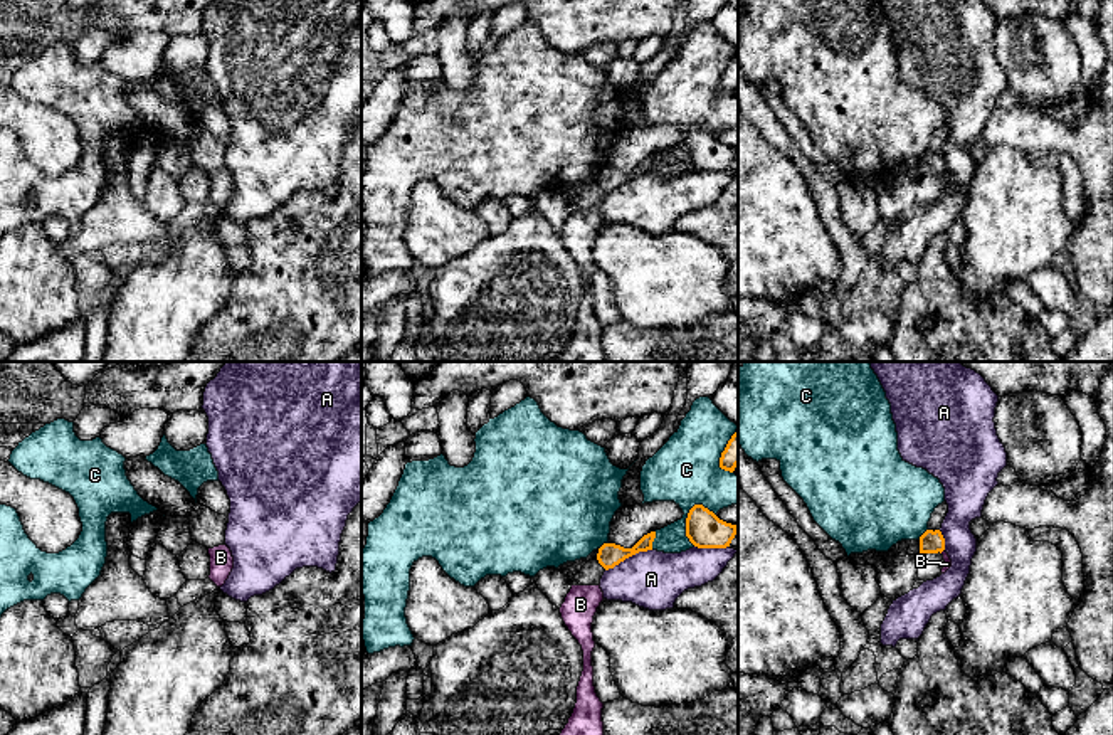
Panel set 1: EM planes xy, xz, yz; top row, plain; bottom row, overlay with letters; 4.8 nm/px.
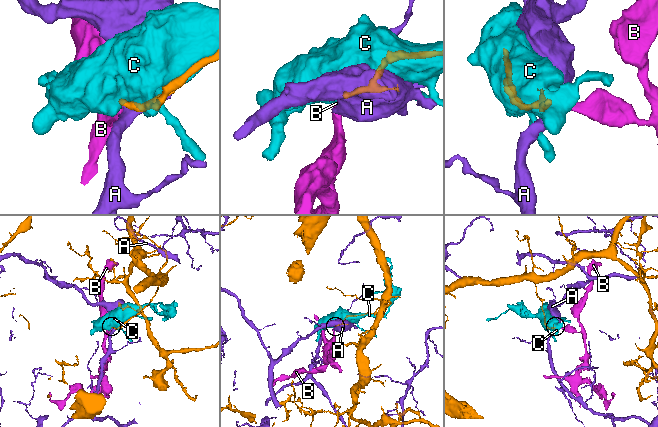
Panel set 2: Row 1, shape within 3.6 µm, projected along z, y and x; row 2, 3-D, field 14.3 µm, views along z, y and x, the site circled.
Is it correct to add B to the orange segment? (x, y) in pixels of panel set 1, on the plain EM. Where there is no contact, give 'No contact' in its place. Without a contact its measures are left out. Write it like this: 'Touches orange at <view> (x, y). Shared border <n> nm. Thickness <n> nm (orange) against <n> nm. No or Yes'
Touches orange at yz (942, 174). Shared border 30 nm. Thickness 110 nm (orange) against 40 nm. No

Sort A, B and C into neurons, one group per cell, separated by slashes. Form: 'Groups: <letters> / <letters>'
Groups: A / B / C

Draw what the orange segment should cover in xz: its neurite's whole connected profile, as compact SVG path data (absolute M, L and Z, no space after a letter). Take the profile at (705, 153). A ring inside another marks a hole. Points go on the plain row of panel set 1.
M694 128L686 141L686 160L698 172L726 172L736 158L736 148L720 143L703 128Z

